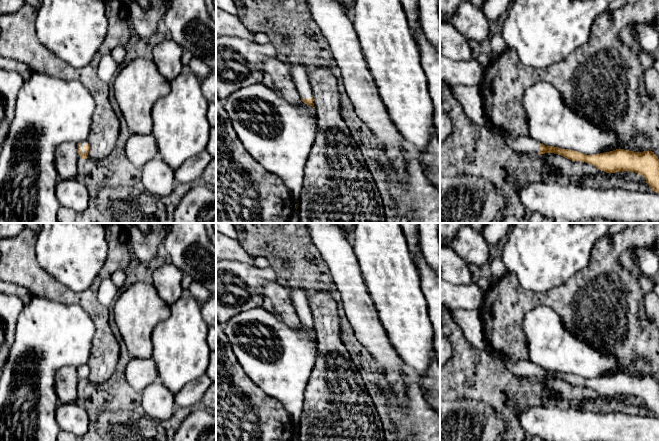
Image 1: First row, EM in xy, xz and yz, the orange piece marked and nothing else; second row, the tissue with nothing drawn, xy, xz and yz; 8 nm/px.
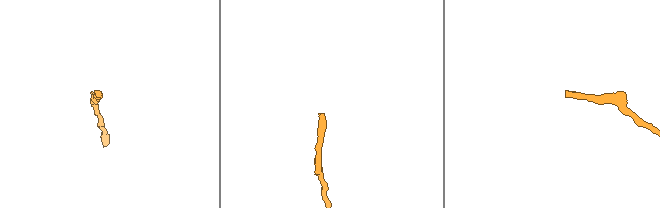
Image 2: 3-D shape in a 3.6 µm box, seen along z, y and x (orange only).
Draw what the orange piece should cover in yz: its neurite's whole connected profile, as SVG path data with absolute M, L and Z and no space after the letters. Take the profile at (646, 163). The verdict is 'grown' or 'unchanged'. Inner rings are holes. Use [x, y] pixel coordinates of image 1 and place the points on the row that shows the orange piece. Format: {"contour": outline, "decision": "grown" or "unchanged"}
{"contour": "M488 120L486 126L517 152L526 155L554 153L572 161L591 164L606 173L635 172L645 178L652 191L659 193L659 159L652 151L633 152L616 149L610 152L586 155L574 150L545 146L529 136L512 137L506 131L494 129Z", "decision": "grown"}

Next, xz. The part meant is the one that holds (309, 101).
{"contour": "M289 64L291 77L296 86L296 89L301 97L301 100L314 107L312 89L308 80L307 71L304 66L299 64Z", "decision": "grown"}

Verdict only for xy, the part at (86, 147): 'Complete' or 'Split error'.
Split error

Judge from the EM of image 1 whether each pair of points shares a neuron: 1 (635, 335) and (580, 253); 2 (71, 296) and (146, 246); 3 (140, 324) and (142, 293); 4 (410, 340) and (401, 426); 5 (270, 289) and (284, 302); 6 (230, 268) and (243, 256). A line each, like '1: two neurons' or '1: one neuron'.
1: two neurons
2: two neurons
3: one neuron
4: two neurons
5: one neuron
6: two neurons

